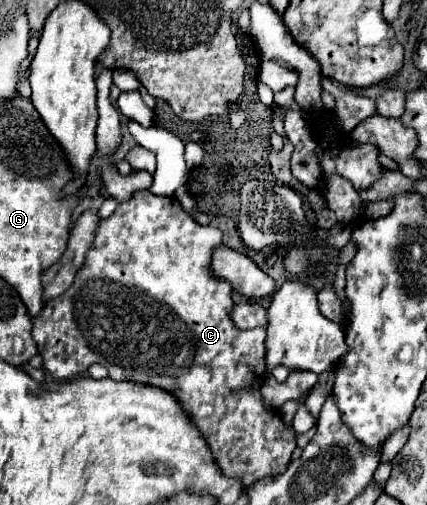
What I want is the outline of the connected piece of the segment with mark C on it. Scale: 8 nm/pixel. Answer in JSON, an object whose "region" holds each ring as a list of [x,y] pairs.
{"region":[[[135,192],[131,200],[119,204],[115,208],[115,212],[107,218],[101,220],[93,238],[91,248],[87,250],[85,262],[79,268],[75,282],[71,284],[71,288],[67,292],[63,292],[59,298],[49,300],[49,304],[45,304],[45,308],[39,312],[39,316],[33,318],[33,340],[39,348],[39,354],[43,356],[43,368],[49,370],[55,378],[71,378],[77,374],[87,372],[87,368],[91,364],[103,364],[109,370],[109,378],[111,380],[125,380],[125,382],[139,382],[139,384],[149,384],[149,386],[157,386],[163,388],[165,392],[173,394],[181,408],[191,416],[193,424],[199,428],[201,436],[207,440],[221,472],[229,478],[239,478],[243,488],[249,488],[251,484],[255,484],[255,480],[267,478],[267,476],[277,476],[283,474],[291,462],[291,452],[295,450],[295,432],[289,430],[281,416],[277,412],[273,412],[271,408],[267,408],[267,404],[261,398],[261,384],[265,382],[265,328],[255,328],[255,330],[239,330],[235,328],[235,324],[231,322],[231,308],[233,308],[233,300],[231,300],[231,286],[225,280],[217,280],[209,274],[209,264],[211,264],[211,254],[213,250],[223,244],[223,234],[219,228],[213,226],[201,226],[199,222],[195,222],[179,204],[177,198],[167,198],[167,196],[155,196],[153,192]]]}

